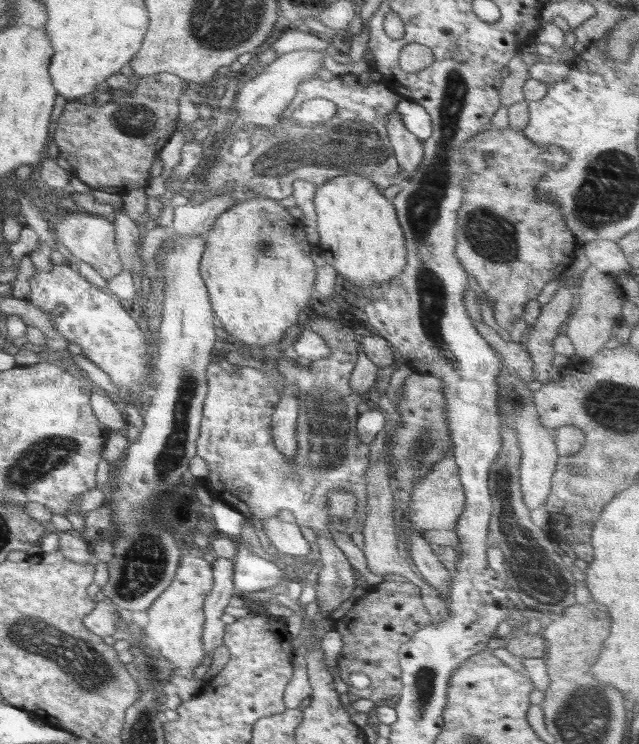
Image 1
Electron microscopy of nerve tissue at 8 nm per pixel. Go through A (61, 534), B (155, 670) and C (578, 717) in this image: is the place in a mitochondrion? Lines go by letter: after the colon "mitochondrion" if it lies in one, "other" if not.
A: other
B: mitochondrion
C: mitochondrion

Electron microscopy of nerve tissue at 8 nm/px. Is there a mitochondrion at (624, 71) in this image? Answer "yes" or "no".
no

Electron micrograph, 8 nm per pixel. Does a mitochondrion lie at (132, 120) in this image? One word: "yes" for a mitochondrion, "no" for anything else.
yes

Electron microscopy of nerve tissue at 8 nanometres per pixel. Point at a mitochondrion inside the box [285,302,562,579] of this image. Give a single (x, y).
(428, 438)

